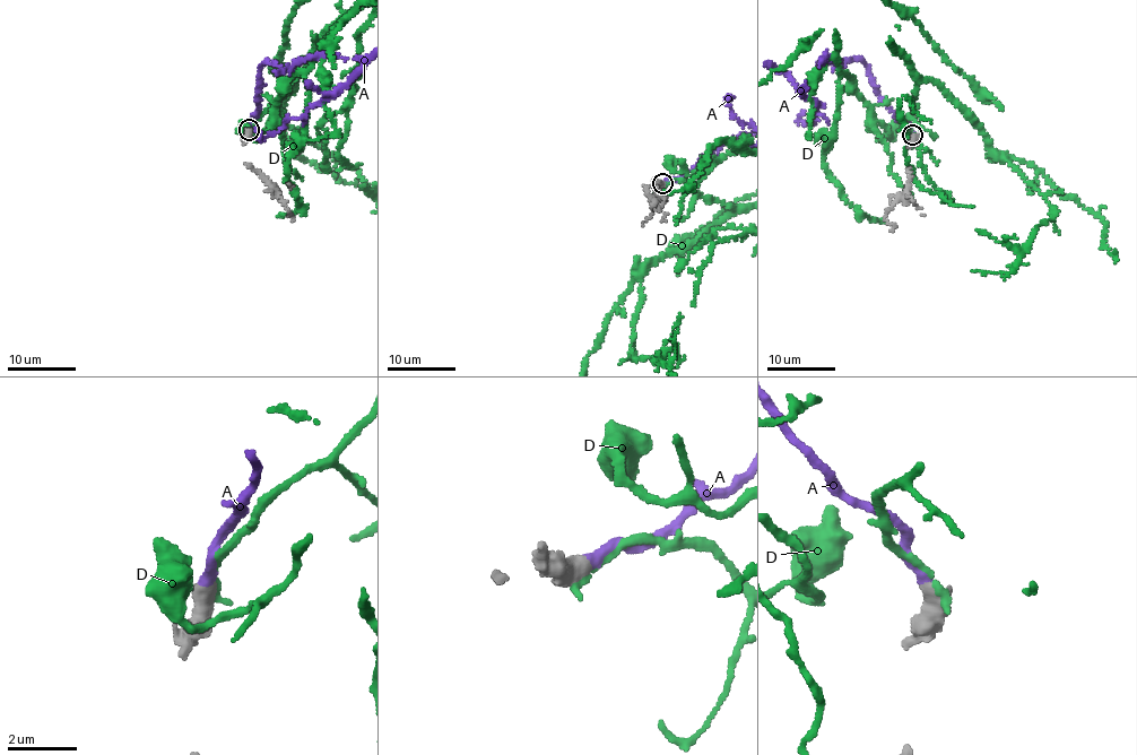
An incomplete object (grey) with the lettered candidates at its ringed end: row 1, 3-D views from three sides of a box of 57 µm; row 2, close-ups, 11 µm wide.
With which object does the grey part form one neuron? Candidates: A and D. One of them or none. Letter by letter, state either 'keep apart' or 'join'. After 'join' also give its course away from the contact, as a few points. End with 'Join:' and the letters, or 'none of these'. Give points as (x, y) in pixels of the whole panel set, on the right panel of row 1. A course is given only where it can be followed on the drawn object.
A: join
D: keep apart
Join: A

